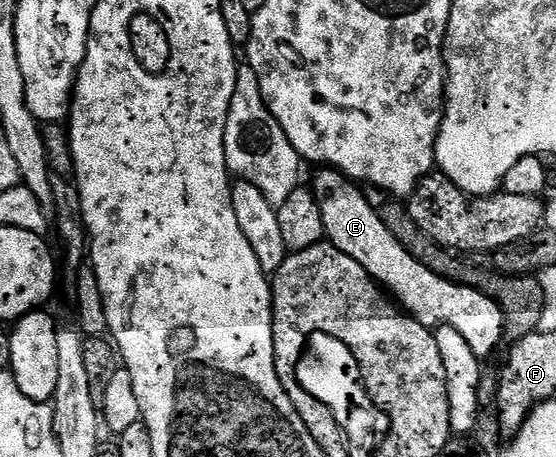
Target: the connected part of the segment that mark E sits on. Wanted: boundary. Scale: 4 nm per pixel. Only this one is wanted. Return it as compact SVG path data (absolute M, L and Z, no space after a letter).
M323 167L319 172L322 173L315 178L314 184L312 183L312 191L316 202L320 202L320 214L324 214L326 240L344 254L348 254L348 258L356 258L356 262L360 262L360 266L364 266L364 270L368 270L371 278L378 281L379 285L401 305L407 316L414 317L431 330L443 325L451 327L457 333L464 334L464 342L468 342L468 346L472 346L472 354L476 354L479 358L487 358L486 356L492 355L497 350L498 343L504 340L502 307L496 302L492 302L492 298L480 294L474 288L464 288L460 284L453 284L432 274L432 270L428 270L428 266L424 266L416 258L412 258L412 254L408 254L408 250L404 250L404 246L400 246L400 242L396 242L396 238L392 238L392 233L388 231L388 226L384 226L378 210L369 205L365 191L355 181L338 171L337 168Z

